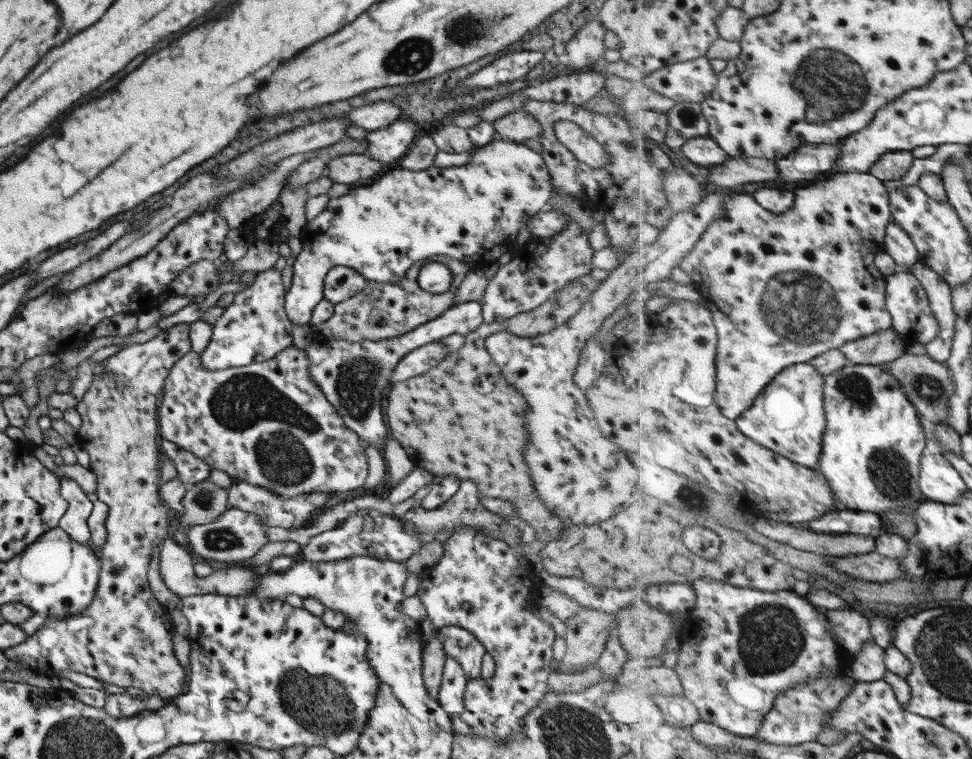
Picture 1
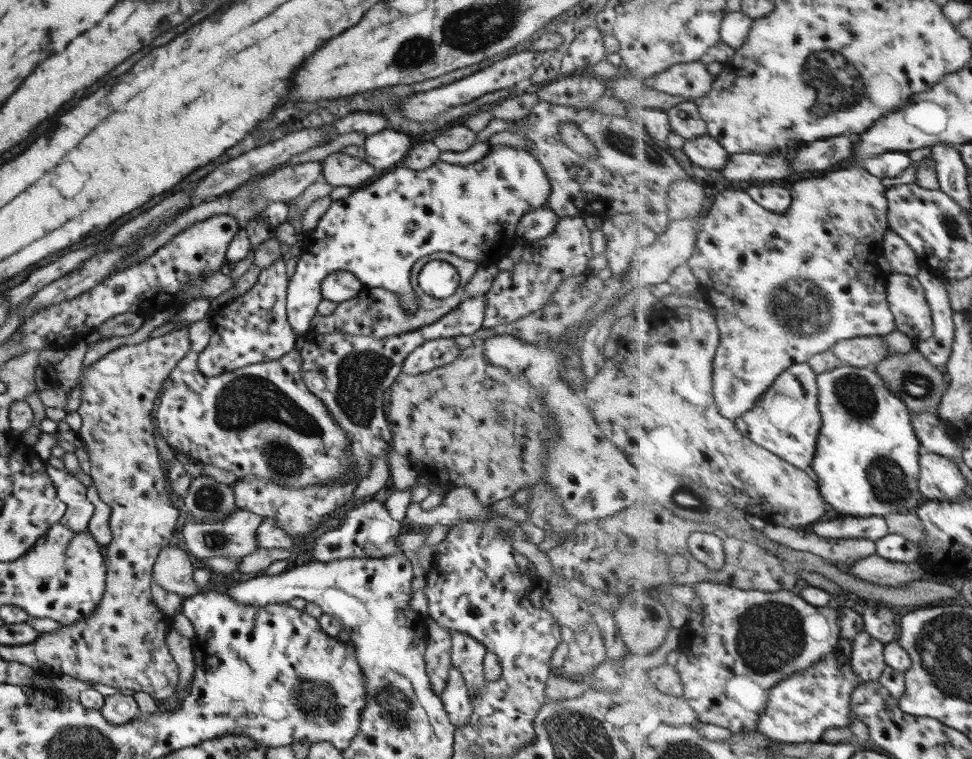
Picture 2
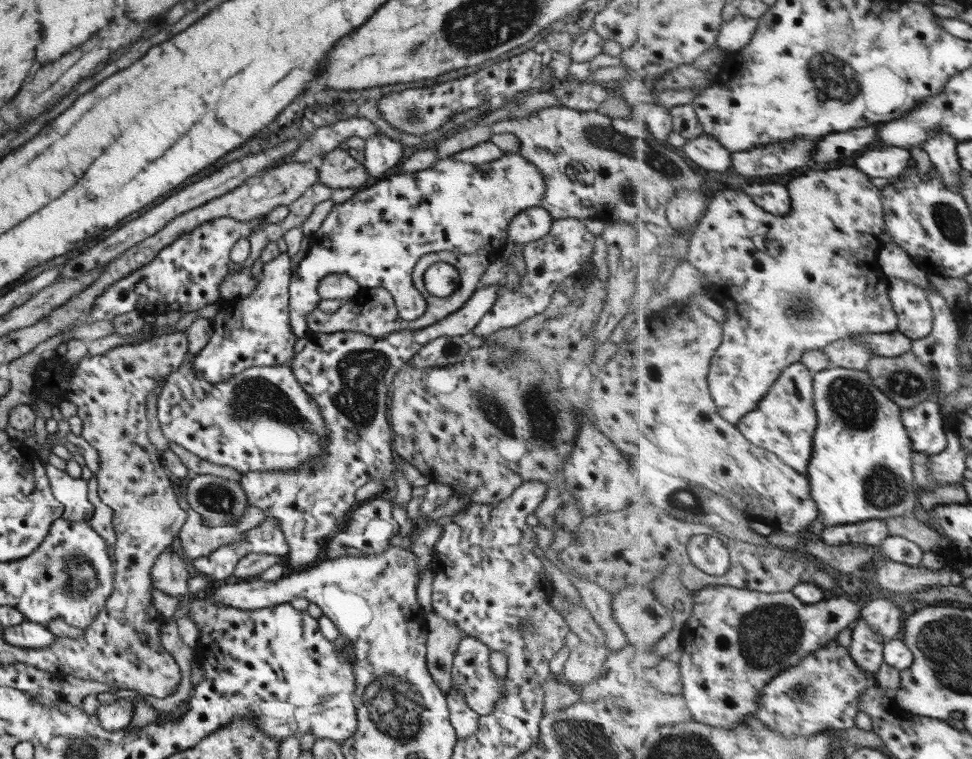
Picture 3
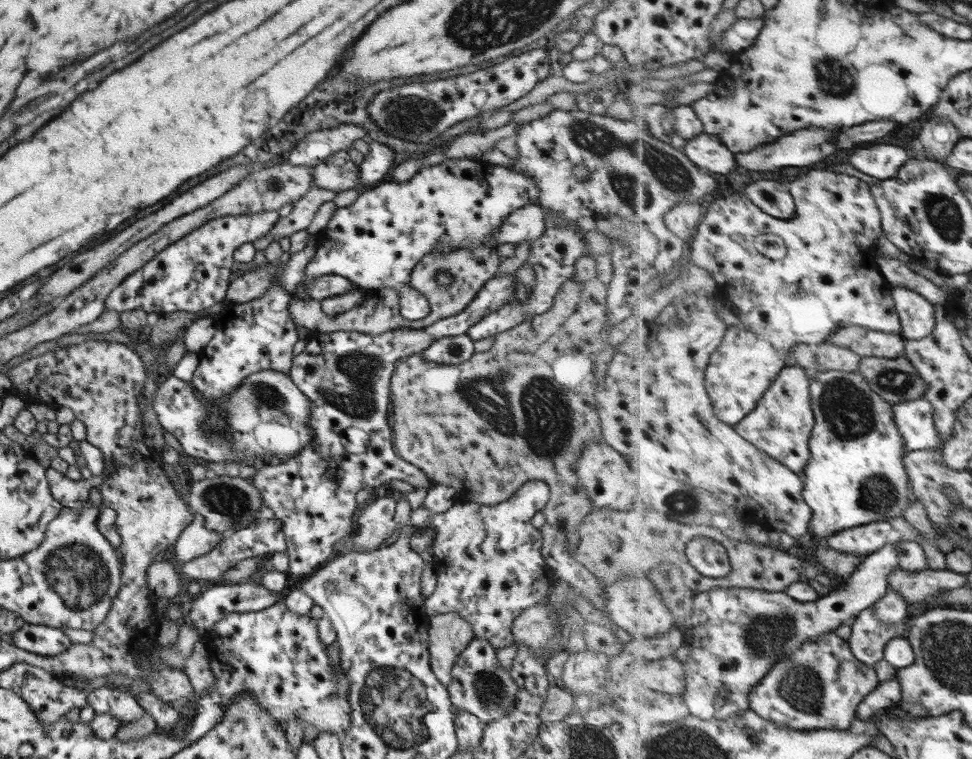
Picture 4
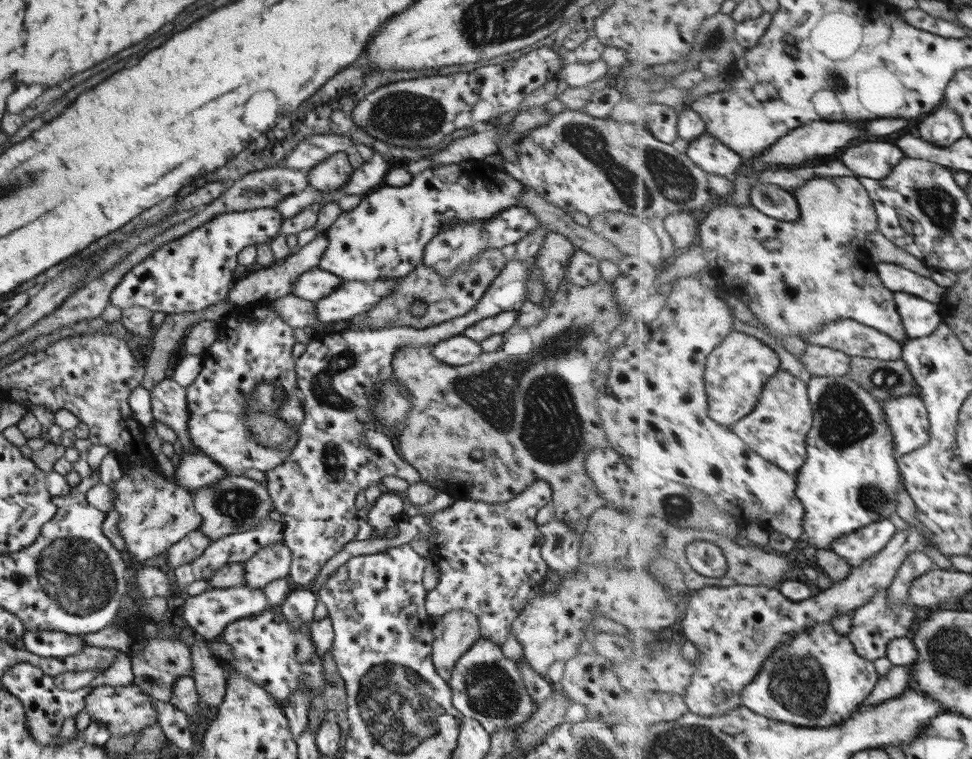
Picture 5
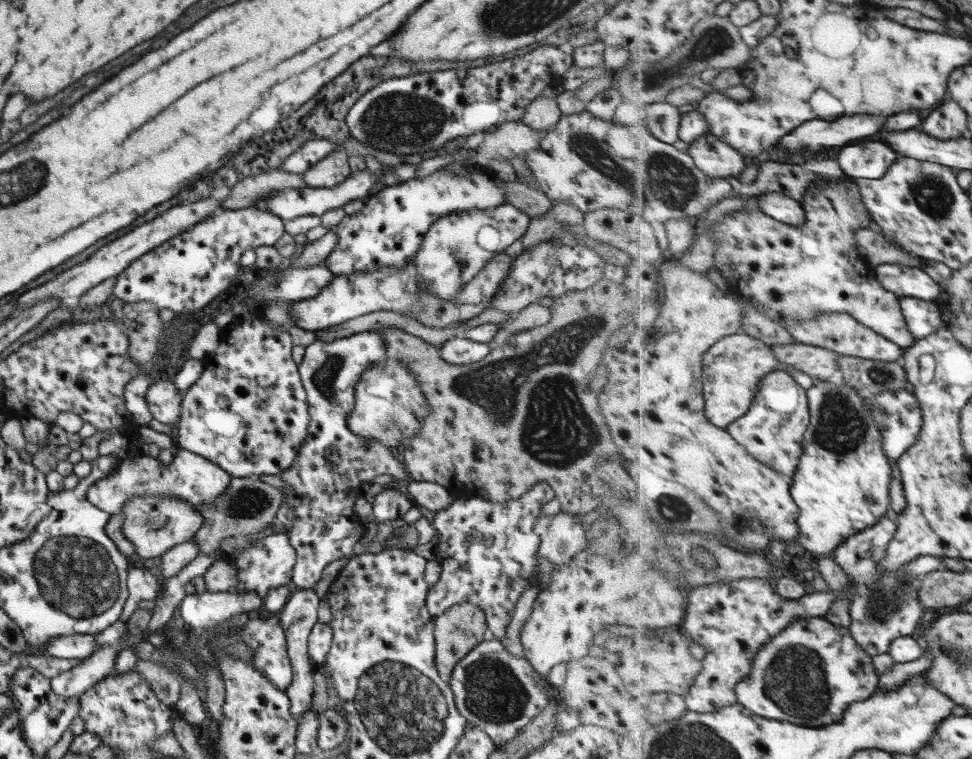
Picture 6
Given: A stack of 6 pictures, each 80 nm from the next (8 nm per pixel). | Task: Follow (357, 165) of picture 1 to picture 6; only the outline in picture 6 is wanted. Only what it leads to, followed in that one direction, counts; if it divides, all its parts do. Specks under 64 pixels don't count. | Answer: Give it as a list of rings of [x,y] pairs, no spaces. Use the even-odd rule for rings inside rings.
[[[334,150],[325,158],[312,164],[302,175],[304,186],[328,189],[343,182],[350,175],[347,155],[342,150]]]

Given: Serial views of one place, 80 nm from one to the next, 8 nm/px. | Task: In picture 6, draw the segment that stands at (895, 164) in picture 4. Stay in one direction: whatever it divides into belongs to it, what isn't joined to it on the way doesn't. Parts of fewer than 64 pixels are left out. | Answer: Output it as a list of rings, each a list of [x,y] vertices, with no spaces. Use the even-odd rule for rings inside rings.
[[[863,142],[857,146],[840,148],[836,158],[846,177],[858,179],[883,178],[889,167],[901,156],[891,146],[883,142]]]

